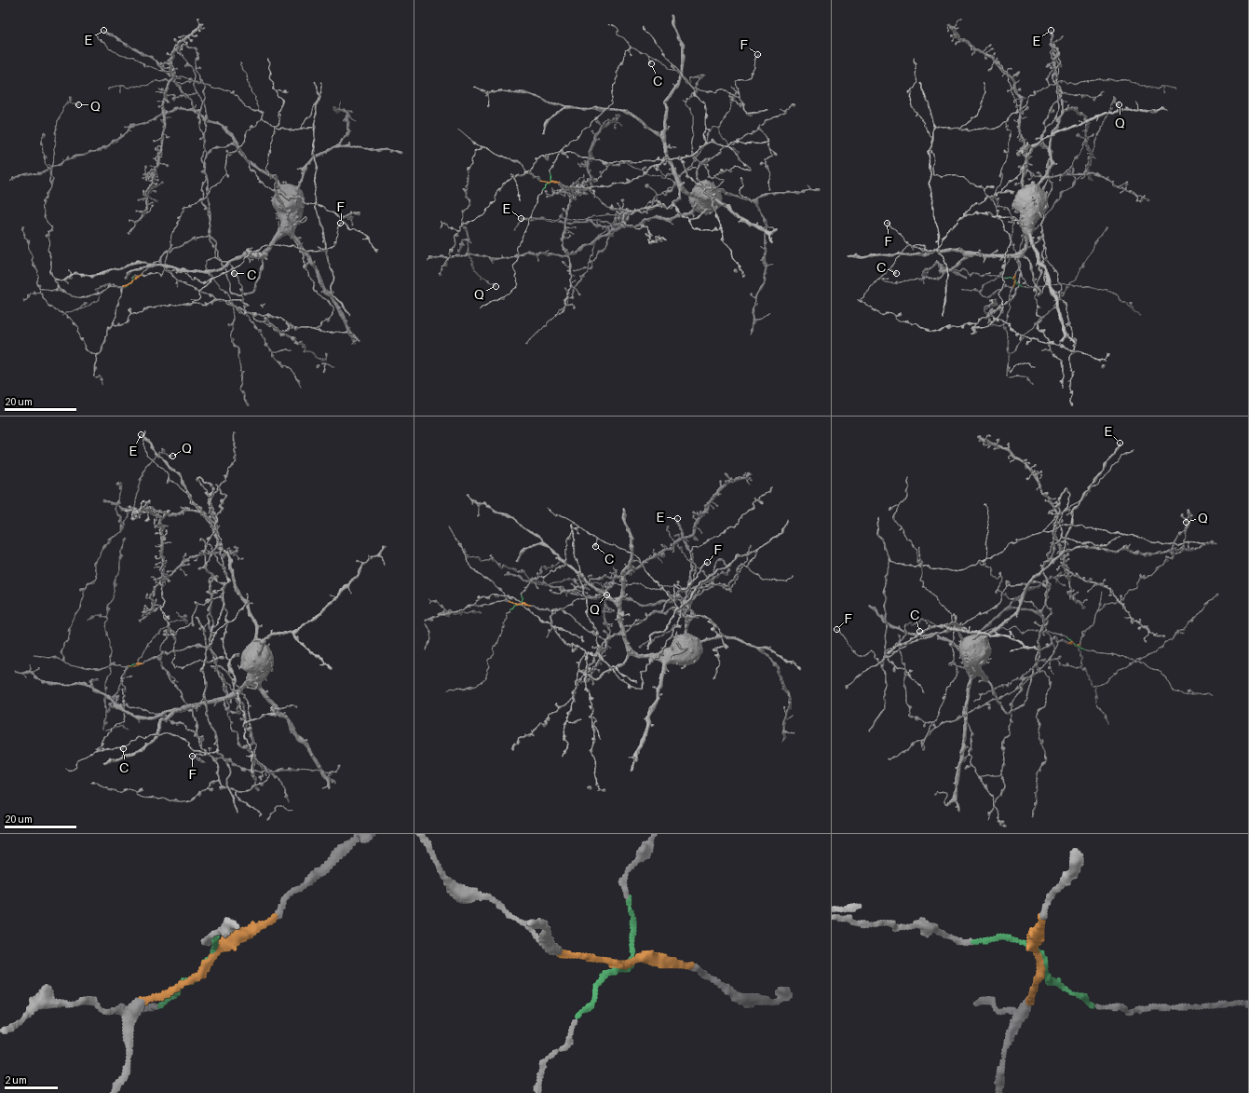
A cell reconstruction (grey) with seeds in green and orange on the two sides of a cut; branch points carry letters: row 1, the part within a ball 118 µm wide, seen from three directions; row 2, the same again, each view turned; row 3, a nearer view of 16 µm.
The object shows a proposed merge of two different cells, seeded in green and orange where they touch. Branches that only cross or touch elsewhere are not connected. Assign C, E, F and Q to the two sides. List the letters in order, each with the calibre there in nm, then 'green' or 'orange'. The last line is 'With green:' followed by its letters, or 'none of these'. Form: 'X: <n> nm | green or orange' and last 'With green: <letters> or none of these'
C: 480 nm | green
E: 320 nm | orange
F: 180 nm | green
Q: 500 nm | orange
With green: C, F

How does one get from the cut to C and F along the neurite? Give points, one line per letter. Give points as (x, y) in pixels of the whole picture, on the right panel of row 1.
C: (1015, 280), (969, 274), (963, 268), (948, 269), (936, 279), (892, 282), (880, 277), (889, 269), (896, 273)
F: (1015, 280), (963, 268), (936, 279), (887, 281), (880, 277), (908, 245), (929, 251), (913, 248), (887, 223)

